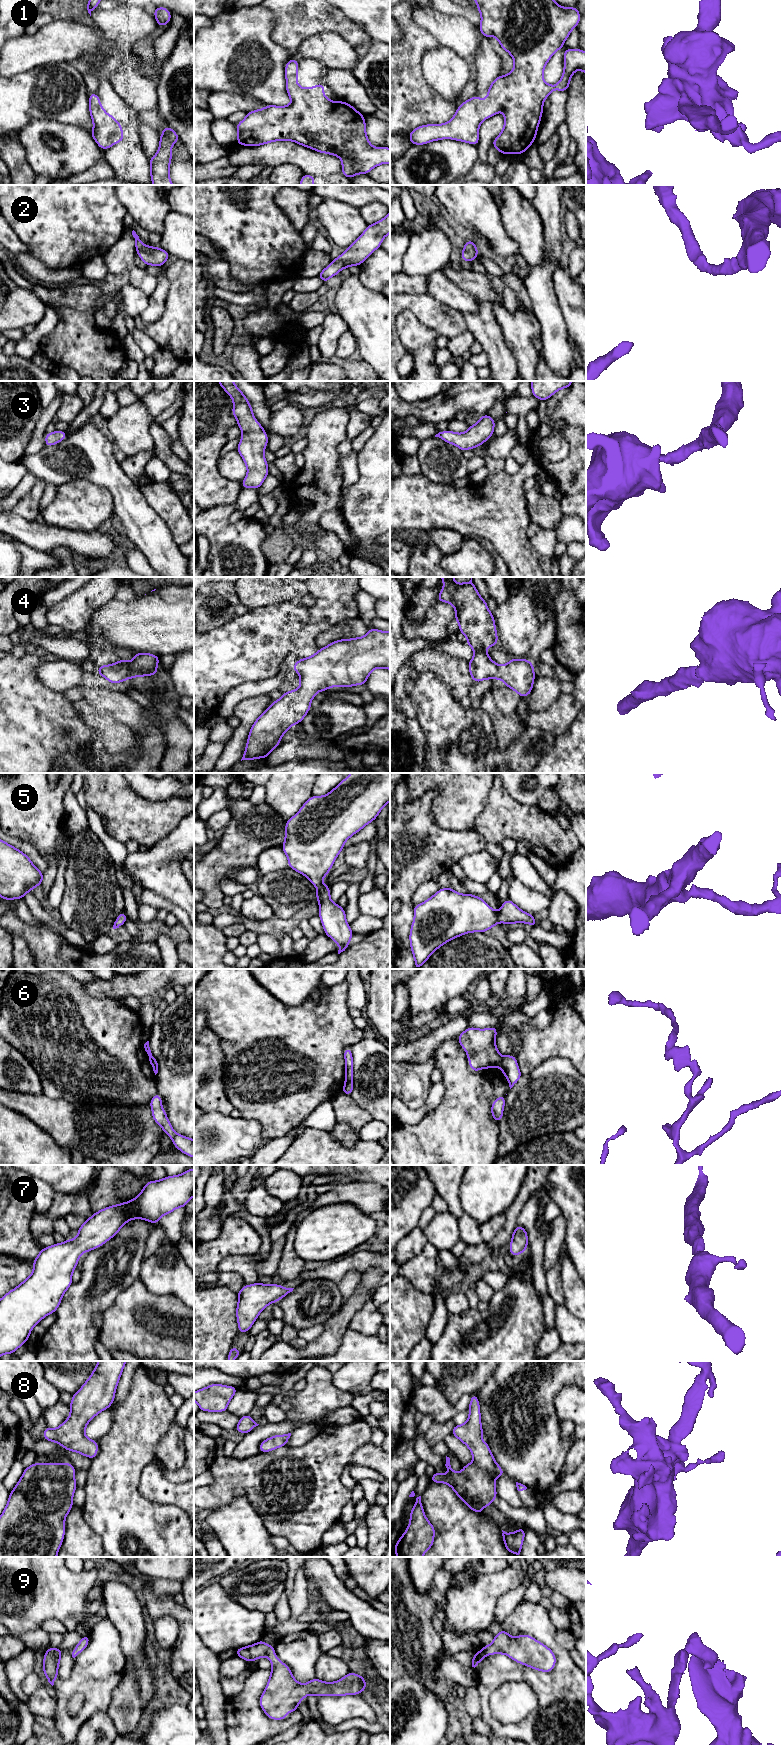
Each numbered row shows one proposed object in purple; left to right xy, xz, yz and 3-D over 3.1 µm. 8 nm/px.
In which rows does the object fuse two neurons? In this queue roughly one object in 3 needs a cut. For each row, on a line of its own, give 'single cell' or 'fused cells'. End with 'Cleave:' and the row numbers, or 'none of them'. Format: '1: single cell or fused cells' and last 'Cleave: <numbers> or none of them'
1: single cell
2: single cell
3: single cell
4: single cell
5: single cell
6: fused cells
7: single cell
8: single cell
9: single cell
Cleave: 6

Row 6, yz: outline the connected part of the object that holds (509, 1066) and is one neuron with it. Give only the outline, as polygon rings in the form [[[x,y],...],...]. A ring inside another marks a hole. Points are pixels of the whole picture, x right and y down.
[[[514,1055],[502,1057],[499,1067],[505,1075],[511,1089],[522,1076],[516,1057]]]

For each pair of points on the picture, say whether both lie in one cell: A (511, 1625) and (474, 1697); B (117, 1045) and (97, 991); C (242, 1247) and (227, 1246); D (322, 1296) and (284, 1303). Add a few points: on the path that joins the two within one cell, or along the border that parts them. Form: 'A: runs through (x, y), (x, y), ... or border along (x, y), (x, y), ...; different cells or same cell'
A: border along (476, 1687), (479, 1693), (481, 1714); different cells
B: border along (84, 983), (85, 990), (92, 996), (115, 999); different cells
C: runs through (238, 1246), (231, 1246); same cell
D: runs through (313, 1302), (293, 1303); same cell

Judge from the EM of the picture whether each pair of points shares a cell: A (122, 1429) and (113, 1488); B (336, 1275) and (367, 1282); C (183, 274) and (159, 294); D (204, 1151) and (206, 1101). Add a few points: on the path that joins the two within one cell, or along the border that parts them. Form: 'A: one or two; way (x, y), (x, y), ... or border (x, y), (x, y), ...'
A: one; way (122, 1444), (122, 1456), (115, 1473)
B: two; border (379, 1269), (369, 1268), (361, 1274)
C: two; border (165, 270), (169, 289), (164, 308)
D: two; border (204, 1111), (218, 1111), (228, 1115)

